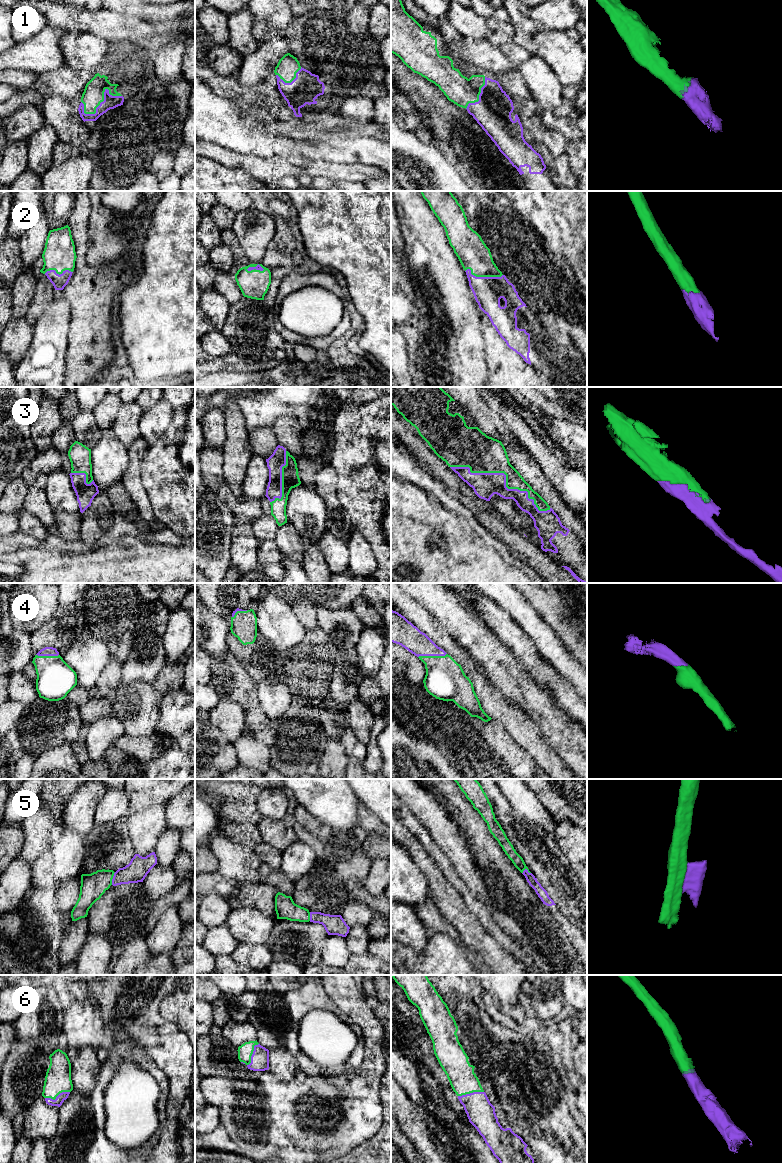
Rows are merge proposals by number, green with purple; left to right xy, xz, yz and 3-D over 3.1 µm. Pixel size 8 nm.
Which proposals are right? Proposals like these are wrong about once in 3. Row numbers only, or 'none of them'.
1, 2, 3, 4, 6

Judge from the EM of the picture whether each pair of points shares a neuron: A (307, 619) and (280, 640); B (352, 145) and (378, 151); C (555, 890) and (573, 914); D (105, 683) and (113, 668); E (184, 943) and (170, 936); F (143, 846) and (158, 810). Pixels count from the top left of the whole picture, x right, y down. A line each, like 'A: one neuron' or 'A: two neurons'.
A: two neurons
B: one neuron
C: one neuron
D: one neuron
E: two neurons
F: one neuron

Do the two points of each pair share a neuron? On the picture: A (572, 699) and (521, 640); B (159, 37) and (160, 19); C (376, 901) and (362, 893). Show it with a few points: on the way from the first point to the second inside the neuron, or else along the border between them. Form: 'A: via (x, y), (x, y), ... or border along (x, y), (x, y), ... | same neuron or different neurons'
A: via (557, 687), (527, 655) | same neuron
B: border along (143, 12), (149, 21), (163, 30), (183, 33) | different neurons
C: via (373, 901), (370, 901), (365, 896) | same neuron

